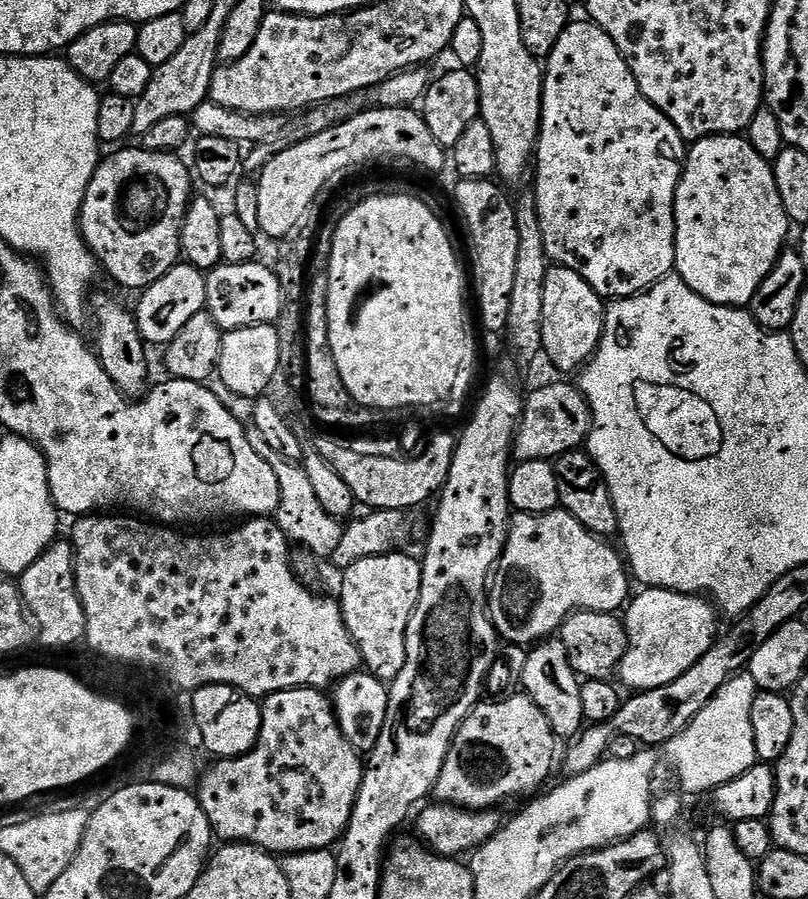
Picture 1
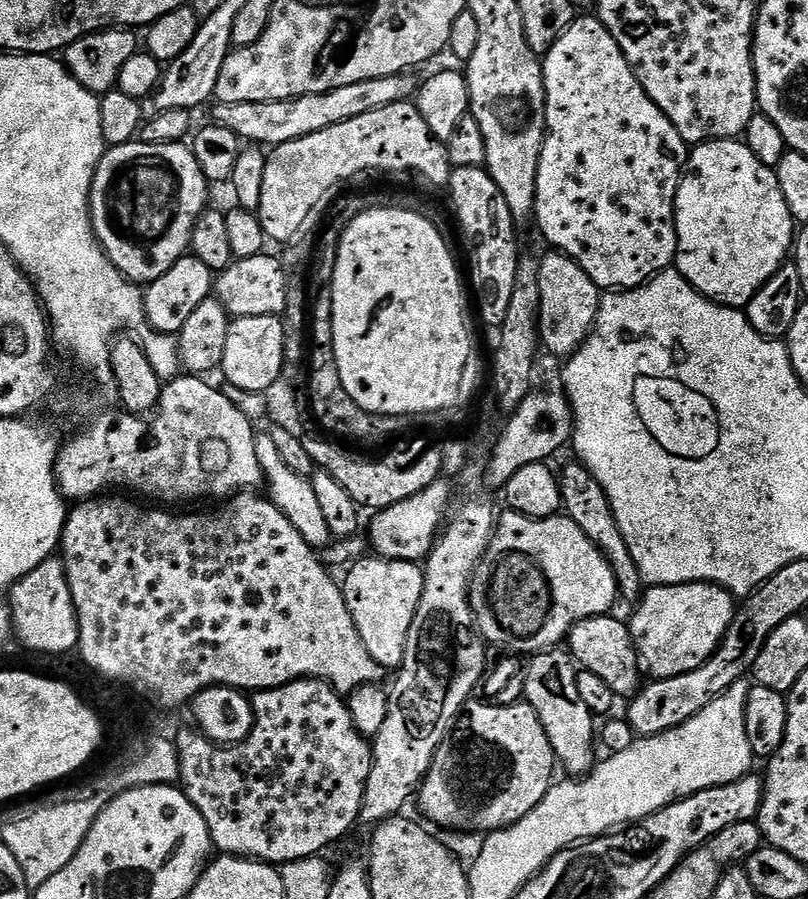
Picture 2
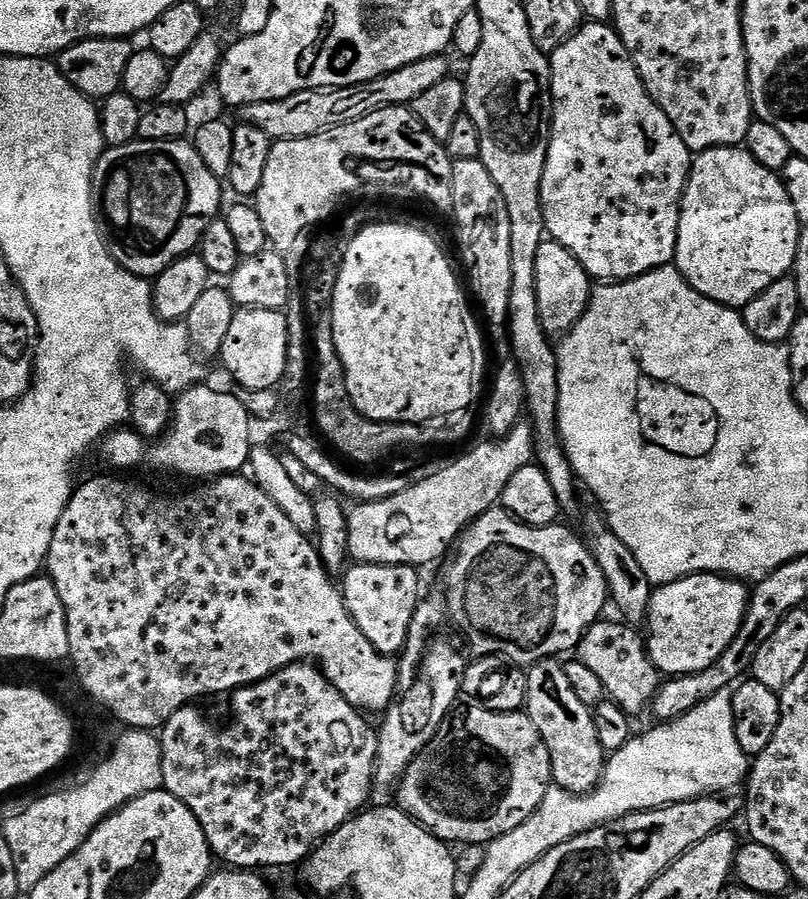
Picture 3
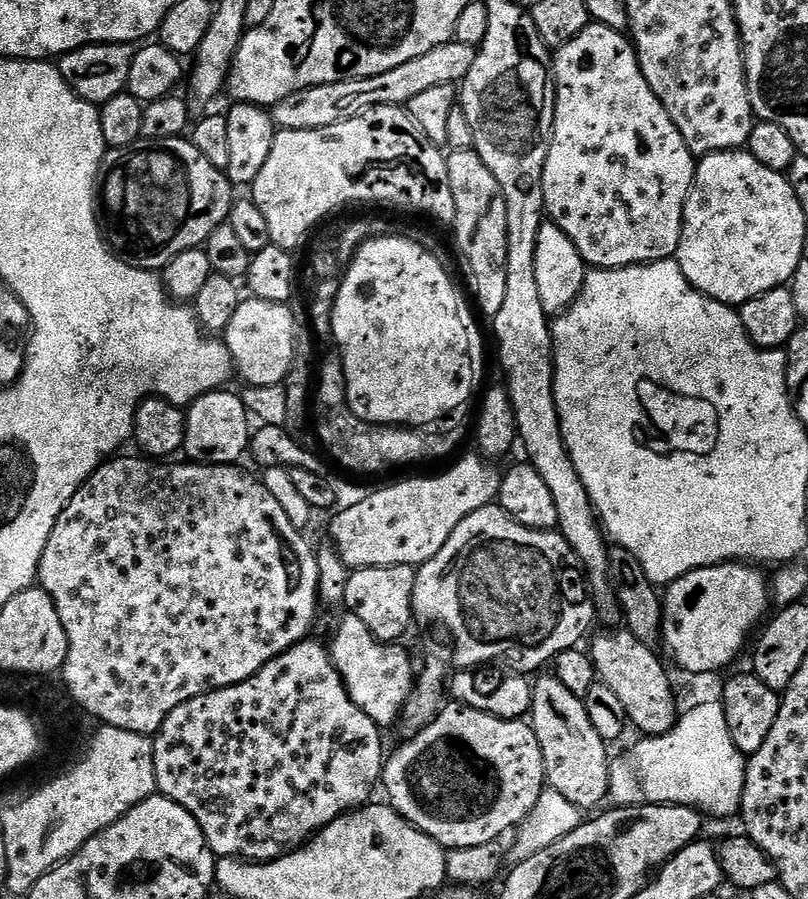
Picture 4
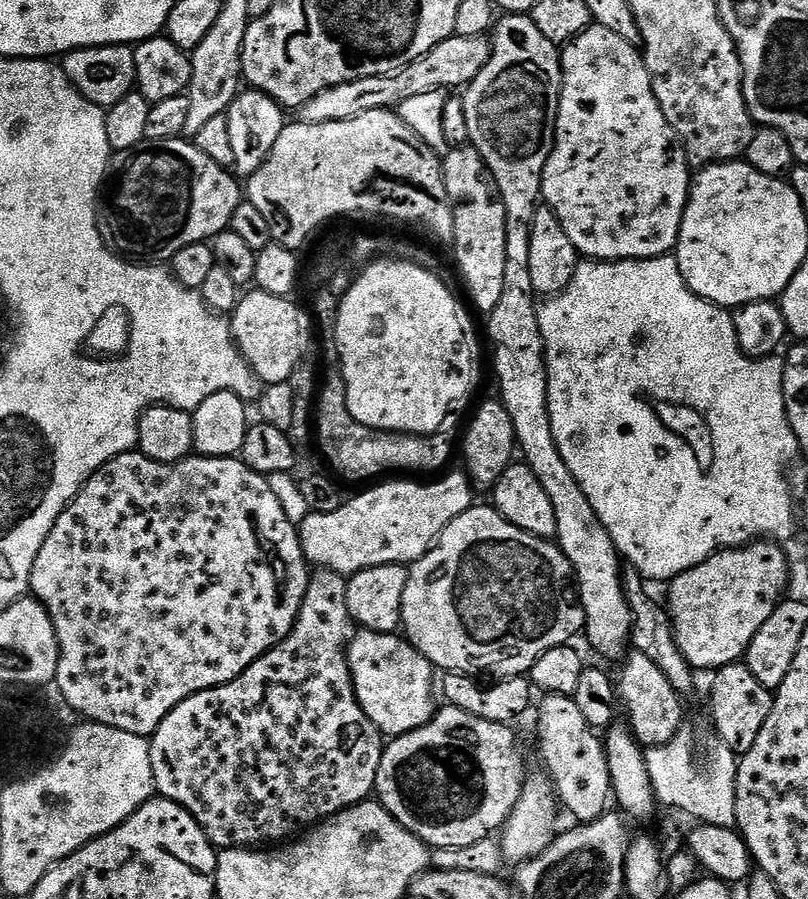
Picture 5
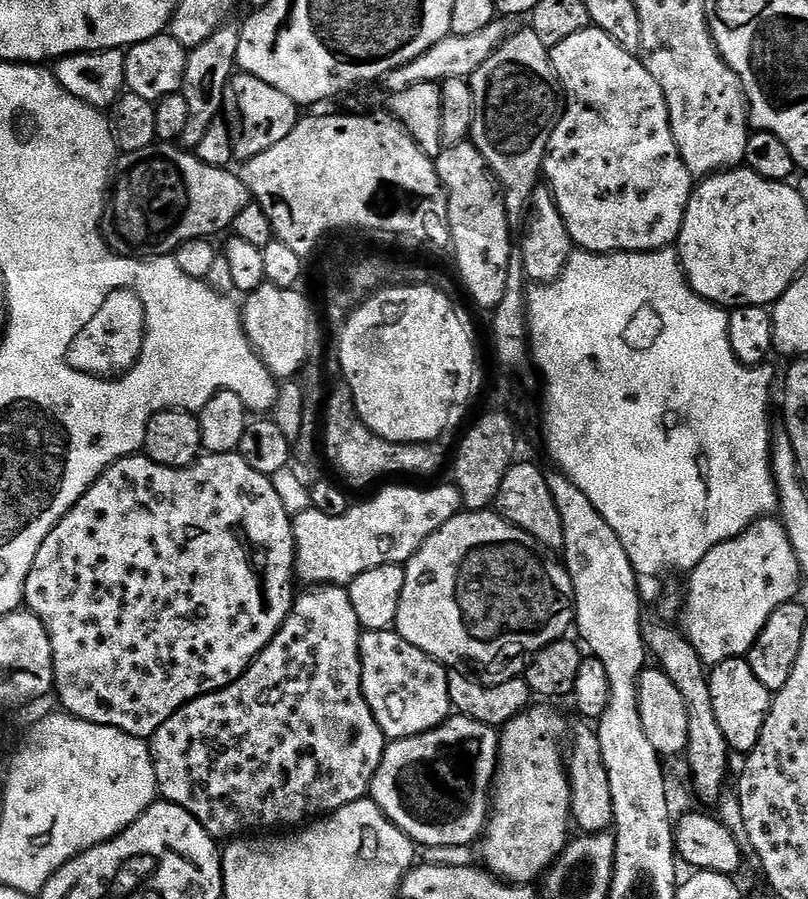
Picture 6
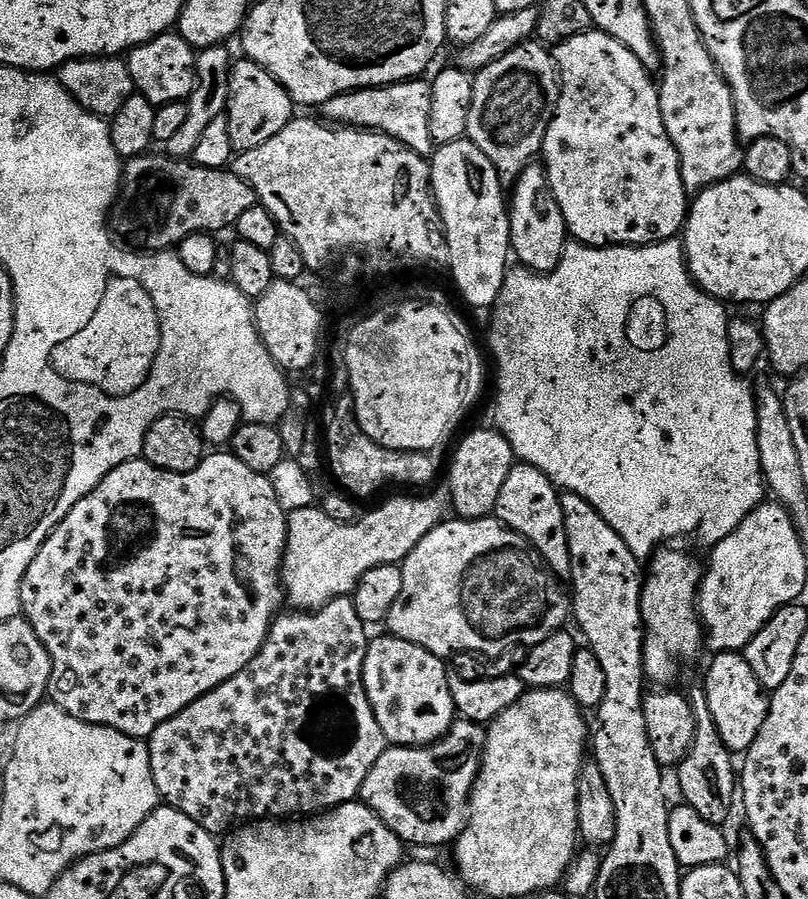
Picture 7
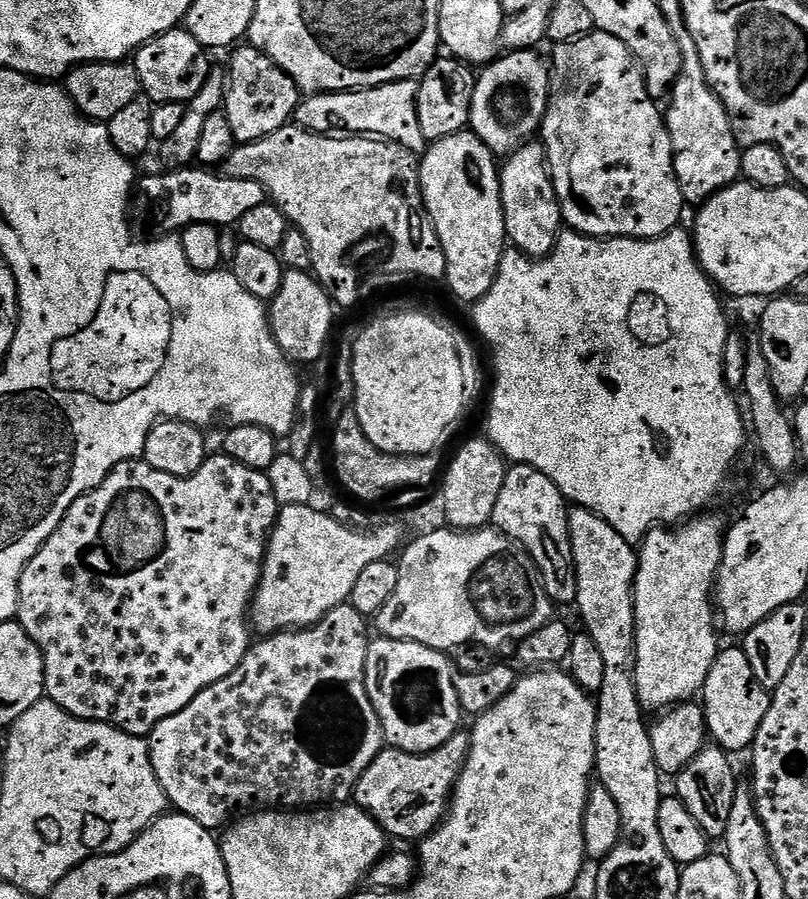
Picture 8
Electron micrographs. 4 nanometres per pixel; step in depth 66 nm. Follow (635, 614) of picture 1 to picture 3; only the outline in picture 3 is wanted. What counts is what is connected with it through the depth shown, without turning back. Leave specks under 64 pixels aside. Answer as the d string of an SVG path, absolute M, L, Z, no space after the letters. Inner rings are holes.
M695 572L693 576L659 585L650 598L646 621L648 656L654 662L656 669L665 677L671 678L704 672L710 666L714 666L714 662L722 658L726 646L734 642L734 634L738 634L746 618L749 595L750 588L745 581L733 580L730 576L720 576L716 572Z

